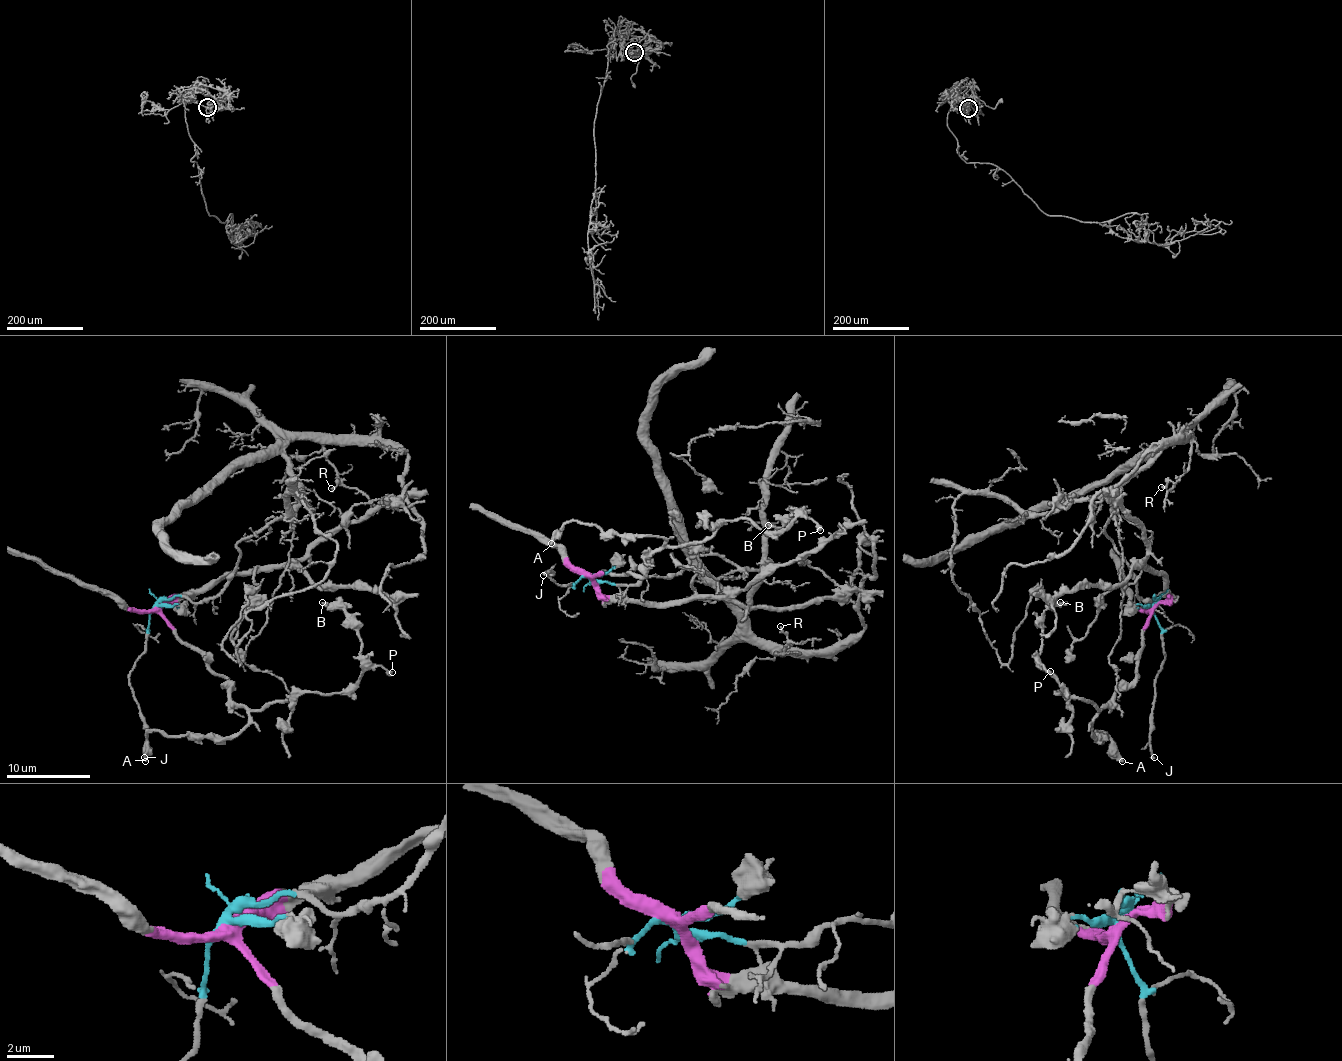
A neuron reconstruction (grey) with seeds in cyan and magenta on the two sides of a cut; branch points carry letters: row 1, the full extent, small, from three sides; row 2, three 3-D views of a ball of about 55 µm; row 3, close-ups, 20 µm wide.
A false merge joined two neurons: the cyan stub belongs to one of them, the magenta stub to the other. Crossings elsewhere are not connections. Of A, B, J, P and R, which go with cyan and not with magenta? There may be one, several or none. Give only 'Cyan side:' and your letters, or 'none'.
Cyan side: J, R

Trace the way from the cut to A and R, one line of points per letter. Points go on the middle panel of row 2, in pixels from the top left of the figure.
A: (587, 577), (642, 576), (662, 538), (602, 534), (567, 521), (550, 544)
R: (587, 577), (672, 577), (689, 558), (719, 554), (760, 571), (745, 614), (775, 653), (786, 640), (779, 626)

